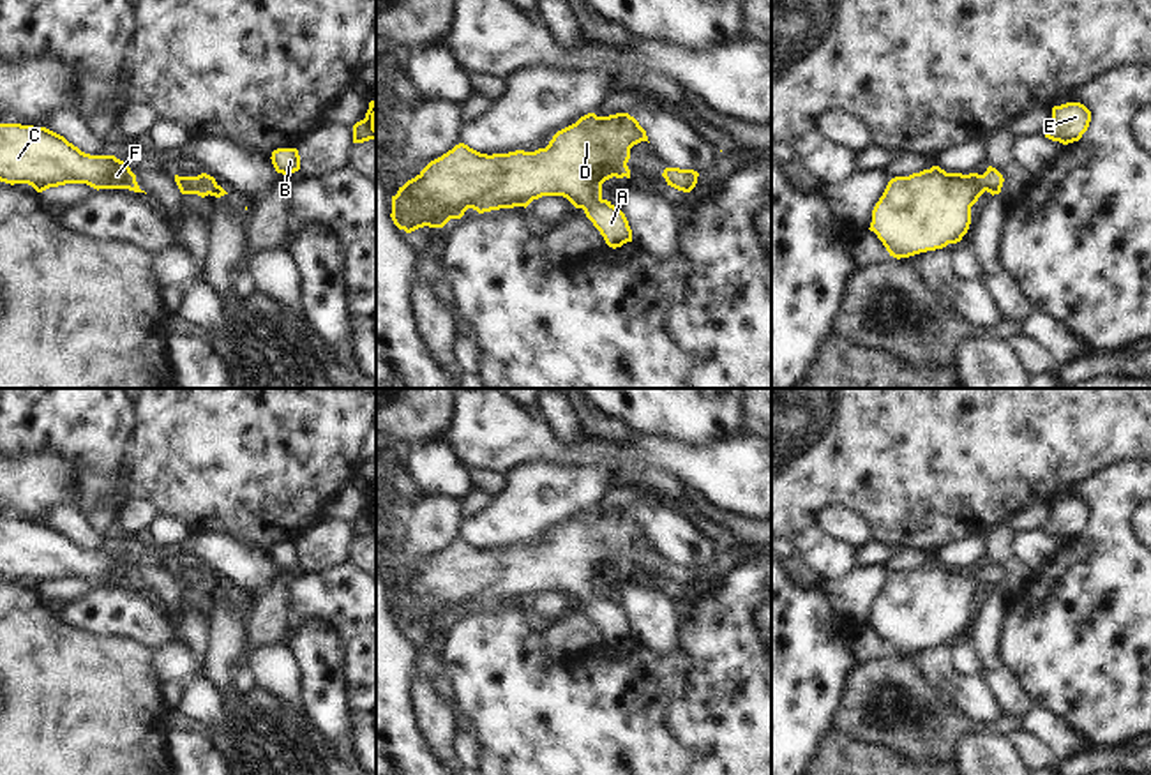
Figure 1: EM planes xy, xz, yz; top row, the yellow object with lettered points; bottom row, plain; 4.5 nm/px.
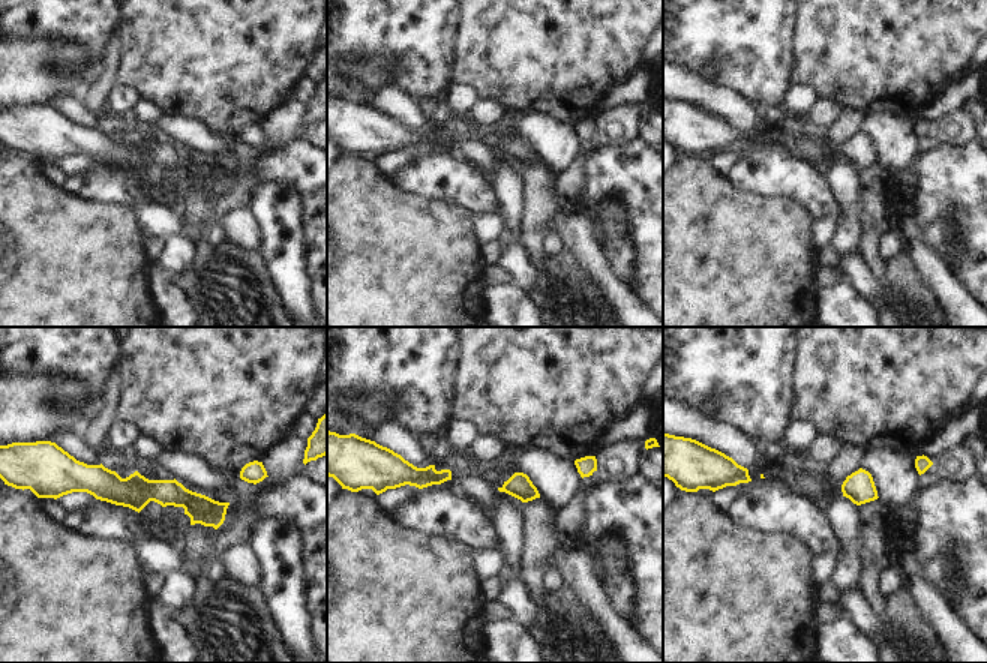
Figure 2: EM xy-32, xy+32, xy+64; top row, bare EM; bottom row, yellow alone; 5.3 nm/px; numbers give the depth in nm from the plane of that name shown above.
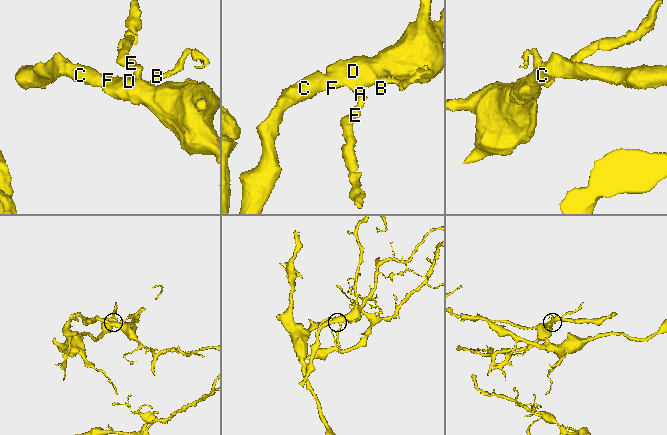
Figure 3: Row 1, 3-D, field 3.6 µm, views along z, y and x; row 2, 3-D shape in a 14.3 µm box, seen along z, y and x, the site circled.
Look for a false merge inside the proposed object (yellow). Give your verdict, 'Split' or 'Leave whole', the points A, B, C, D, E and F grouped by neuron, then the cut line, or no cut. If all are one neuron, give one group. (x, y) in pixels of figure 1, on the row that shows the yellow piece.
Leave whole. Groups: A B C D E F. No split

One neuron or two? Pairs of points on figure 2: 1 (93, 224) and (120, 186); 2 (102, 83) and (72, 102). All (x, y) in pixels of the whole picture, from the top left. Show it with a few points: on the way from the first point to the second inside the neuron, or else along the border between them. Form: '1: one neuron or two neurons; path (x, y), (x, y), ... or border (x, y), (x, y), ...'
1: two neurons; border (74, 192), (129, 207)
2: two neurons; border (78, 95), (93, 113)

